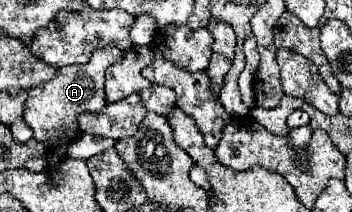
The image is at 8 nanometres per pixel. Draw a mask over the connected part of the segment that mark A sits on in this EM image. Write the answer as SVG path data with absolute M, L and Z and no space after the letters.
M108 43L106 47L96 47L90 55L90 61L84 65L68 65L56 71L56 77L32 87L28 91L28 101L24 107L24 121L34 131L36 141L44 141L50 145L58 143L70 143L78 137L78 117L84 113L100 113L106 105L106 93L104 93L104 71L120 61L124 57L124 51Z

